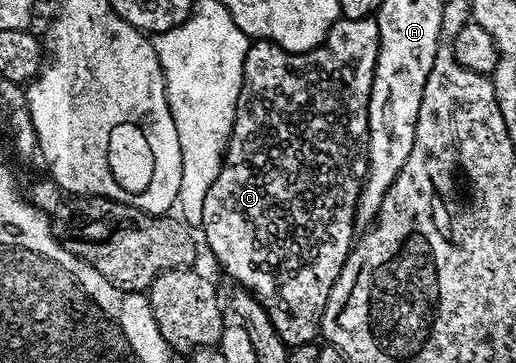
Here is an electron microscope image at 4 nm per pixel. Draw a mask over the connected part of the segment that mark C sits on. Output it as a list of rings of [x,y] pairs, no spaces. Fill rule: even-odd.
[[[371,16],[337,20],[323,42],[308,52],[287,52],[282,46],[271,44],[268,40],[257,40],[248,45],[244,81],[238,94],[236,117],[232,136],[224,153],[224,165],[220,168],[218,178],[214,178],[214,186],[210,186],[210,194],[206,194],[206,202],[202,202],[202,231],[213,258],[224,267],[229,281],[242,285],[256,297],[266,314],[270,314],[270,322],[274,322],[274,330],[278,330],[282,342],[289,346],[311,344],[317,339],[326,298],[330,298],[330,290],[336,287],[338,274],[352,250],[352,228],[357,227],[356,203],[364,184],[364,175],[368,173],[368,103],[379,49],[378,22]]]

